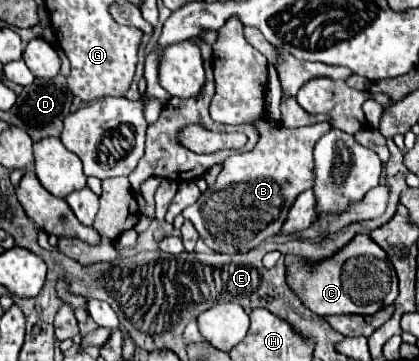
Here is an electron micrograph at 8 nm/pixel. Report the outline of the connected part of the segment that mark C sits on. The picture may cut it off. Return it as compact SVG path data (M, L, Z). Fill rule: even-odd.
M357 235L335 257L317 265L307 265L297 257L287 257L289 285L303 299L303 303L319 315L371 315L391 305L397 299L397 275L387 261L385 251L369 239L369 235Z

